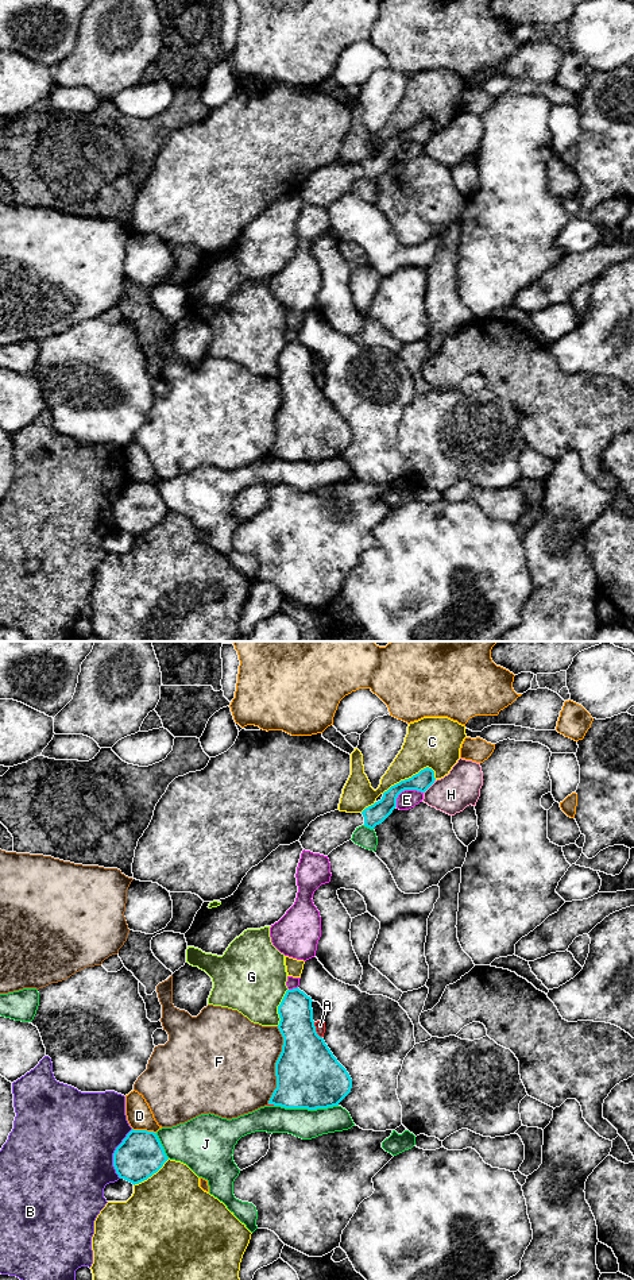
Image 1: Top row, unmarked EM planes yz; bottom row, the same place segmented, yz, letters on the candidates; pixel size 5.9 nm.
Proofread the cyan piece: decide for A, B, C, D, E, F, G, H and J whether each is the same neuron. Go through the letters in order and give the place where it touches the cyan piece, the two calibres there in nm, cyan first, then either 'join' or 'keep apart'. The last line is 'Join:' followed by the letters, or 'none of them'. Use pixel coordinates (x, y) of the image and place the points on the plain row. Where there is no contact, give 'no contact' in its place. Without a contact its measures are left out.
A: meets cyan in yz at (314, 382); 380 nm thick on the cyan side, 60 nm on the other; keep apart
B: meets cyan in yz at (113, 505); 280 nm thick on the cyan side, 500 nm on the other; keep apart
C: meets cyan in yz at (409, 130); 110 nm thick on the cyan side, 300 nm on the other; keep apart
D: meets cyan in yz at (145, 482); 280 nm thick on the cyan side, 160 nm on the other; keep apart
E: meets cyan in yz at (405, 141); 120 nm thick on the cyan side, 110 nm on the other; keep apart
F: meets cyan in yz at (275, 417); 380 nm thick on the cyan side, 500 nm on the other; keep apart
G: meets cyan in yz at (278, 359); 220 nm thick on the cyan side, 420 nm on the other; keep apart
H: meets cyan in yz at (430, 137); 110 nm thick on the cyan side, 220 nm on the other; keep apart
J: meets cyan in yz at (306, 459); 380 nm thick on the cyan side, 180 nm on the other; keep apart
Join: none of them

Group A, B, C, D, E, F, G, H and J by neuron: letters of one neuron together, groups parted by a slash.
A / B / C / D / E / F H / G / J

